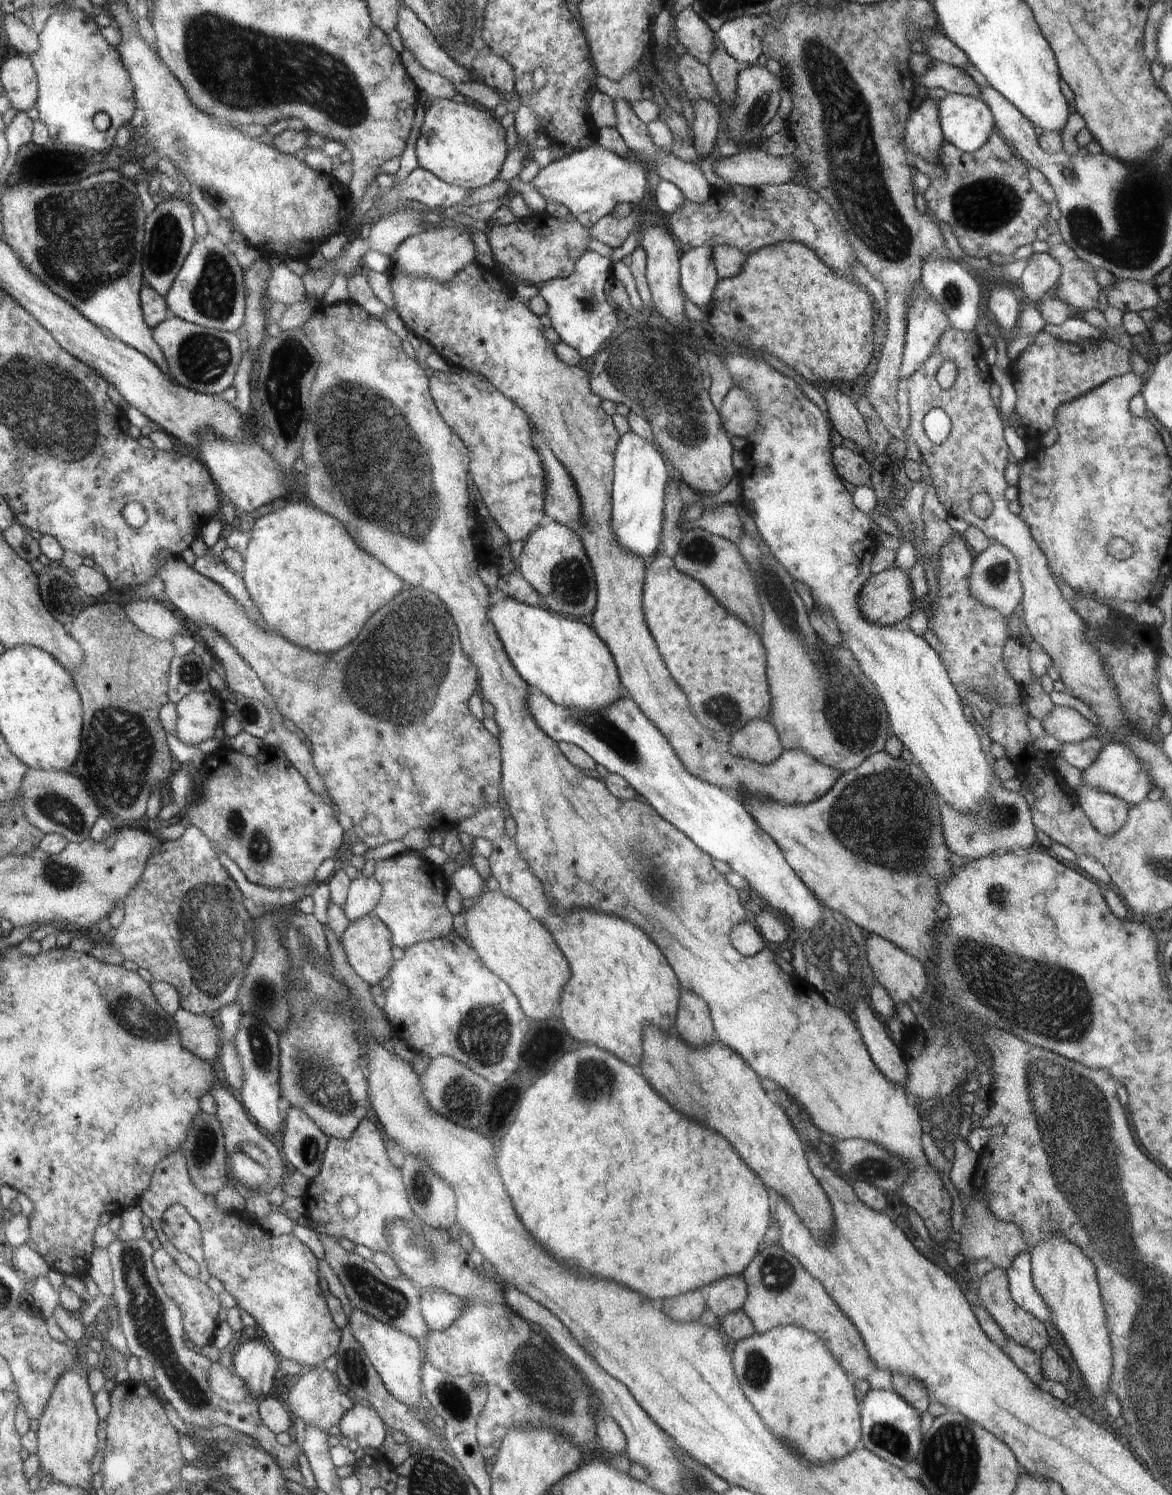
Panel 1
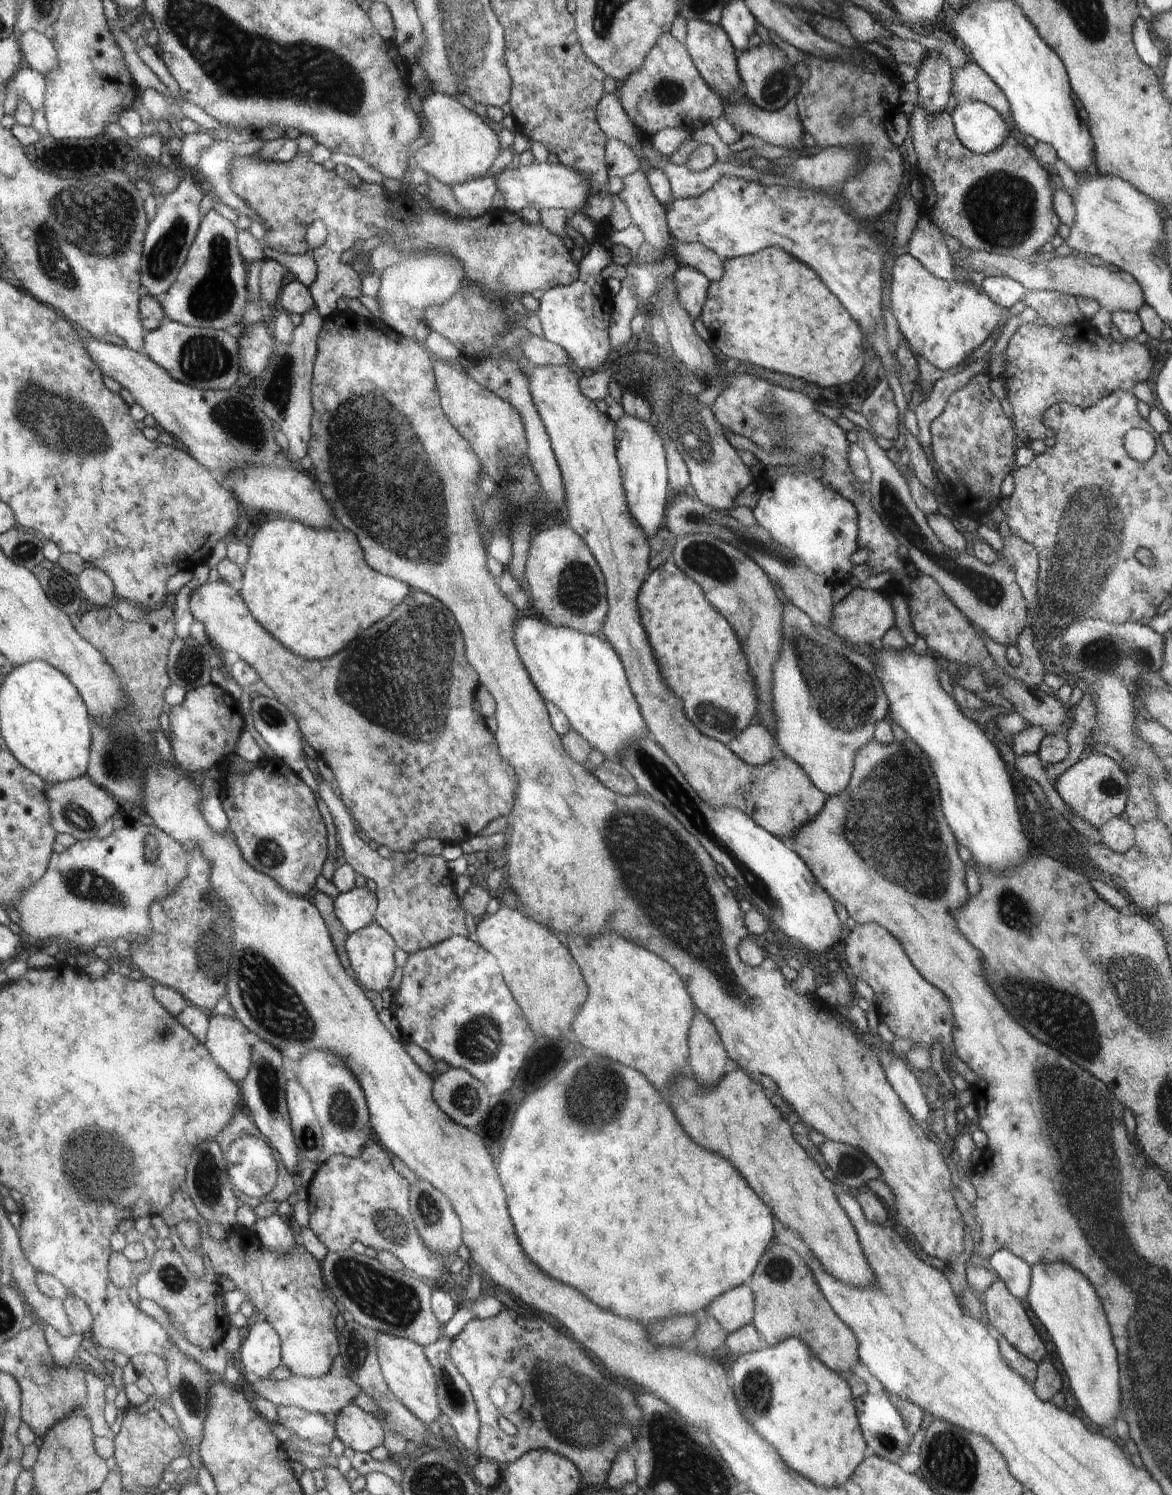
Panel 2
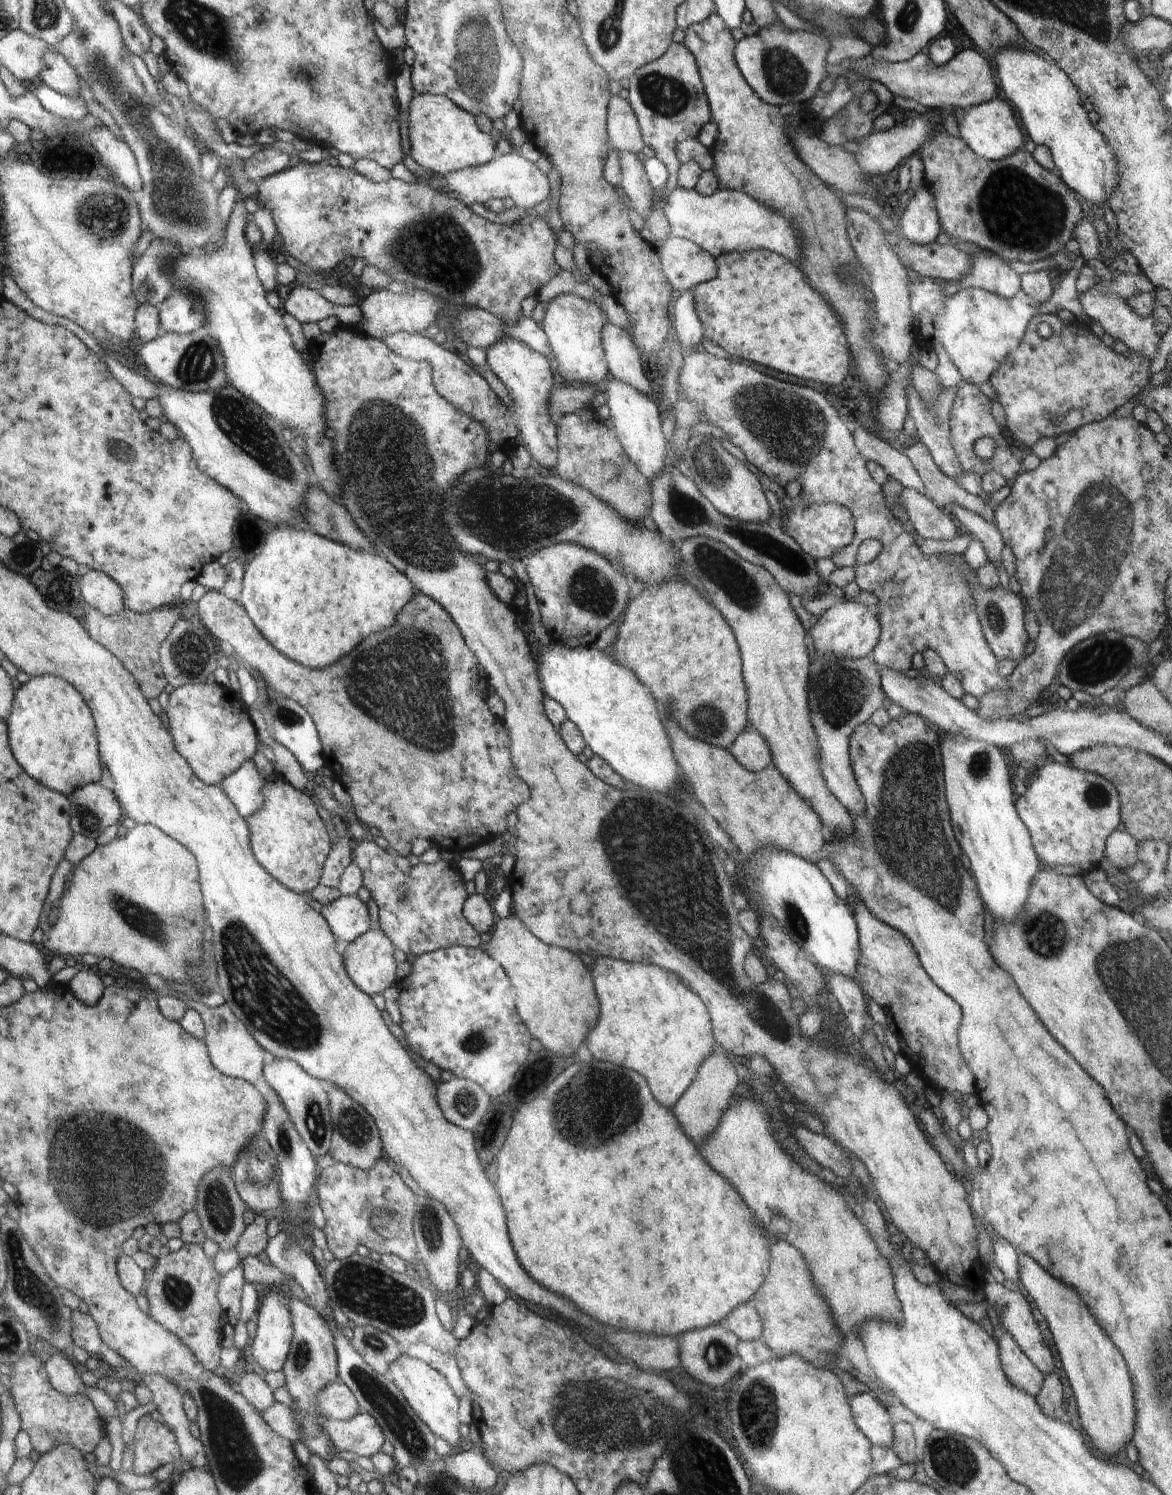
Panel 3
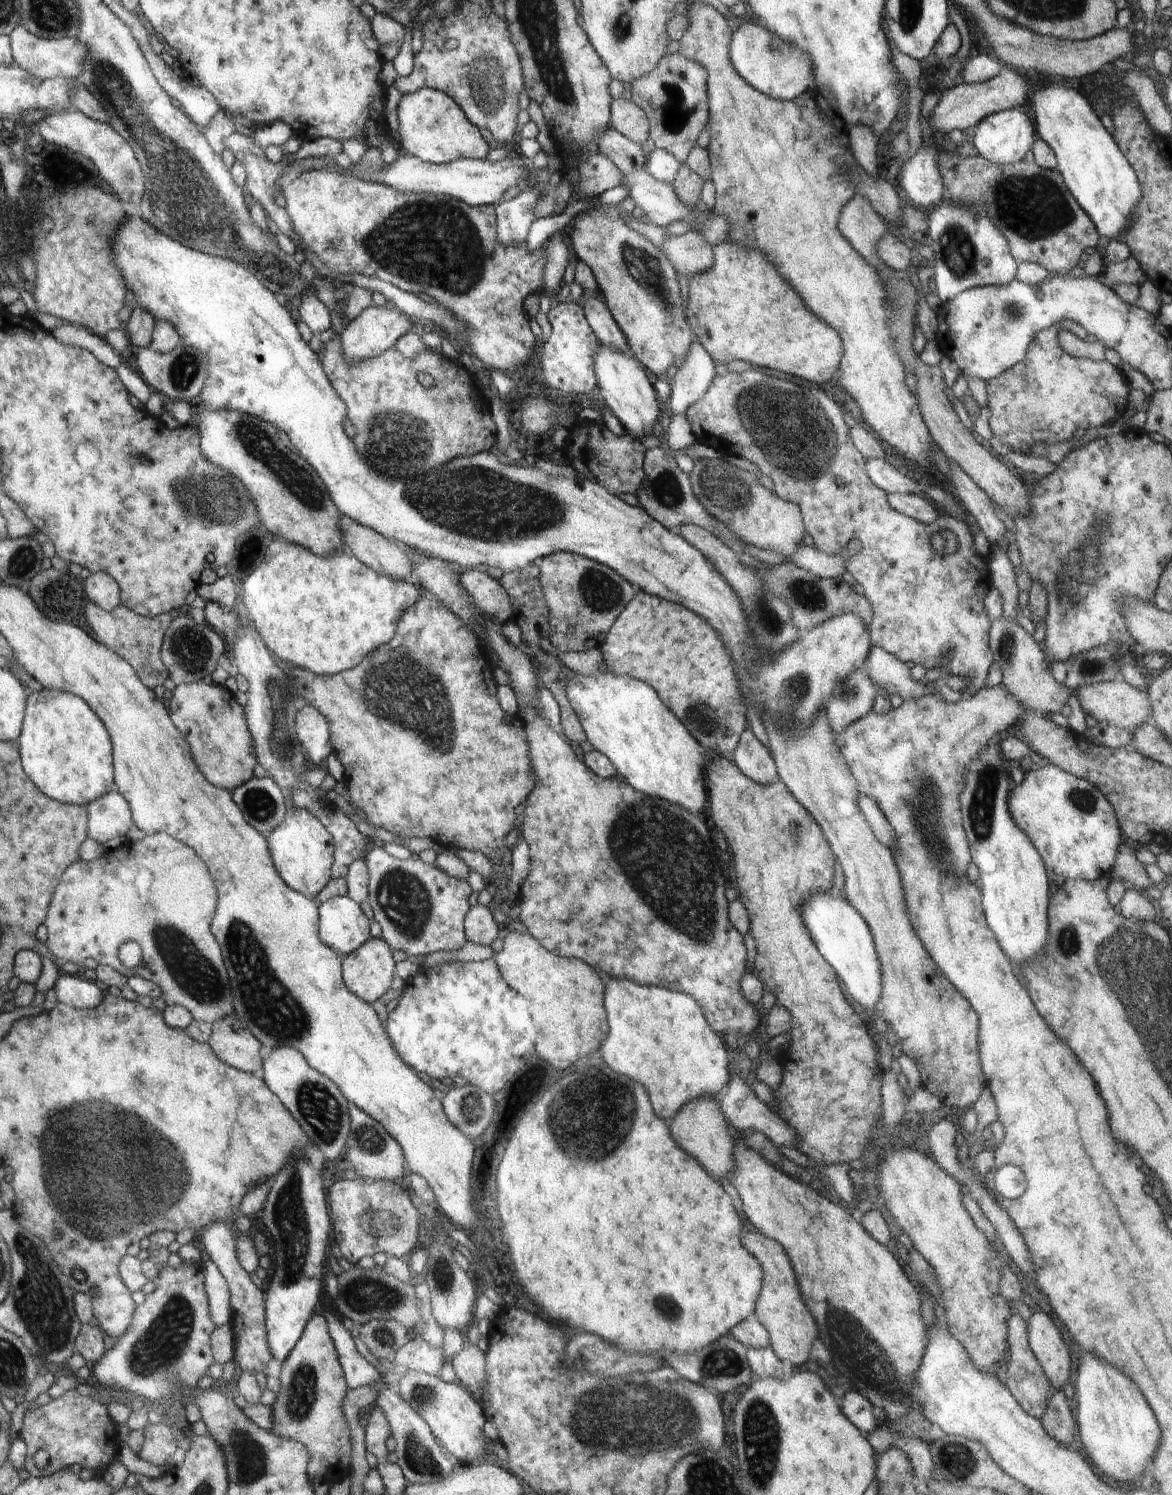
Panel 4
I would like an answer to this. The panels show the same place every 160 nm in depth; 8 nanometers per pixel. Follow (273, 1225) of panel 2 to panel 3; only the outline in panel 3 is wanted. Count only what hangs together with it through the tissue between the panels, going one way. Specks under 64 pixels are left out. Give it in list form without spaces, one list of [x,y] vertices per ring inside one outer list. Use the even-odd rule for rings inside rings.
[[[284,1230],[267,1239],[266,1256],[275,1266],[289,1278],[292,1278],[310,1298],[310,1305],[330,1314],[330,1298],[324,1286],[321,1269],[314,1258],[304,1252],[298,1242],[292,1241]]]

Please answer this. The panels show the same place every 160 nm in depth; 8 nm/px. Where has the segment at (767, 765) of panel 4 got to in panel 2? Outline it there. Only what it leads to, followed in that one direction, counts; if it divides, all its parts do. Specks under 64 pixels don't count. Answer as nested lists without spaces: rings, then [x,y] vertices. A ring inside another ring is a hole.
[[[754,722],[744,735],[727,745],[727,748],[738,754],[748,765],[763,766],[773,760],[772,748],[777,745],[774,734],[766,725]]]

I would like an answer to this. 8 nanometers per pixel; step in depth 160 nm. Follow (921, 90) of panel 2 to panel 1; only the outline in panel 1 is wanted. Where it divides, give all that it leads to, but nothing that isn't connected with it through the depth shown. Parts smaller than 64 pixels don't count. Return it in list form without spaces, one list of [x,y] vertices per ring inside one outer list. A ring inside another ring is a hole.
[[[930,96],[924,97],[918,108],[912,110],[906,123],[904,146],[924,160],[937,164],[943,138],[939,102]]]

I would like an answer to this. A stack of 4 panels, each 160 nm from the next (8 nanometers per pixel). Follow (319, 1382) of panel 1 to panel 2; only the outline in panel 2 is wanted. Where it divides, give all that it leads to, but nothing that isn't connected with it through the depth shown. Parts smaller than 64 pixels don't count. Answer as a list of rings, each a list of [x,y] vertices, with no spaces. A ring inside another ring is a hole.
[[[281,1405],[277,1407],[278,1423],[304,1438],[310,1444],[326,1446],[336,1438],[334,1414],[317,1414],[297,1409],[296,1406]]]

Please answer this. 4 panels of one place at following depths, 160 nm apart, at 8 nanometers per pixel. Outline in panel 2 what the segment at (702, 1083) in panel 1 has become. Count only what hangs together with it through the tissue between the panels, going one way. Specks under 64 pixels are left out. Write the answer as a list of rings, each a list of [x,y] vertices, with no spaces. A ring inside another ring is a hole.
[[[736,1070],[716,1086],[712,1092],[700,1090],[700,1086],[692,1078],[684,1078],[676,1084],[672,1092],[672,1108],[676,1108],[676,1116],[680,1116],[680,1124],[692,1132],[692,1140],[700,1140],[704,1148],[710,1152],[720,1152],[726,1160],[732,1160],[740,1172],[744,1172],[744,1180],[772,1204],[772,1212],[776,1212],[776,1218],[790,1230],[796,1230],[798,1236],[808,1244],[810,1252],[820,1260],[820,1264],[836,1276],[836,1280],[852,1286],[864,1286],[868,1288],[870,1284],[876,1284],[876,1276],[872,1276],[872,1268],[860,1248],[860,1240],[856,1236],[857,1232],[848,1220],[846,1212],[840,1208],[836,1198],[836,1186],[834,1181],[827,1180],[816,1162],[809,1156],[807,1151],[794,1140],[788,1122],[780,1116],[780,1112],[770,1104],[766,1094],[762,1092],[762,1086],[754,1082],[746,1072]]]

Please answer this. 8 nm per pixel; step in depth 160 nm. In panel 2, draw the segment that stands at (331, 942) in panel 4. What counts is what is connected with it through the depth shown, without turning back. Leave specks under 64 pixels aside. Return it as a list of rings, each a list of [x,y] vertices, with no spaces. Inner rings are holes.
[[[358,888],[346,893],[340,893],[334,900],[335,914],[344,926],[348,935],[360,931],[375,918],[376,894],[367,888]]]

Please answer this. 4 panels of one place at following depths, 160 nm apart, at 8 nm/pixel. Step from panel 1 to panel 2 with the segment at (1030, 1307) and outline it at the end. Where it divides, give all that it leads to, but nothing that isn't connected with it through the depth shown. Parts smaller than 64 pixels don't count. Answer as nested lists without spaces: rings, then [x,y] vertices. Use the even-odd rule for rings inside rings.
[[[1001,1249],[994,1252],[988,1261],[1010,1294],[1020,1302],[1027,1300],[1031,1286],[1031,1266],[1026,1263],[1026,1260]]]

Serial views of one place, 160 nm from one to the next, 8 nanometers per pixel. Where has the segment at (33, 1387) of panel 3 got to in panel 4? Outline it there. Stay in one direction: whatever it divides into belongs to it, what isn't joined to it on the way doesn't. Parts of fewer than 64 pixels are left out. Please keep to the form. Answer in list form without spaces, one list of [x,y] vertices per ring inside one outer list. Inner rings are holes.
[[[75,1388],[61,1392],[58,1398],[36,1408],[34,1412],[26,1412],[19,1436],[27,1446],[24,1466],[32,1477],[49,1477],[62,1469],[68,1469],[72,1464],[91,1468],[95,1471],[94,1477],[100,1477],[116,1456],[116,1452],[104,1452],[104,1448],[116,1440],[116,1428],[108,1410],[104,1404],[94,1402],[90,1395],[84,1396]],[[37,1450],[46,1450],[50,1455],[47,1468],[40,1469],[34,1464],[32,1457]]]

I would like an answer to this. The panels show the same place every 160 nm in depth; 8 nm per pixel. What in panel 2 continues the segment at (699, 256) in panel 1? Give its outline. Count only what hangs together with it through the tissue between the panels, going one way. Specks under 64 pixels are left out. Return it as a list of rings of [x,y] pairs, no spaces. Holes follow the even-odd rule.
[[[680,265],[674,272],[674,282],[676,282],[676,296],[679,297],[678,304],[688,312],[690,322],[700,318],[706,298],[708,298],[708,286],[710,280],[702,272],[698,272],[692,266]]]

